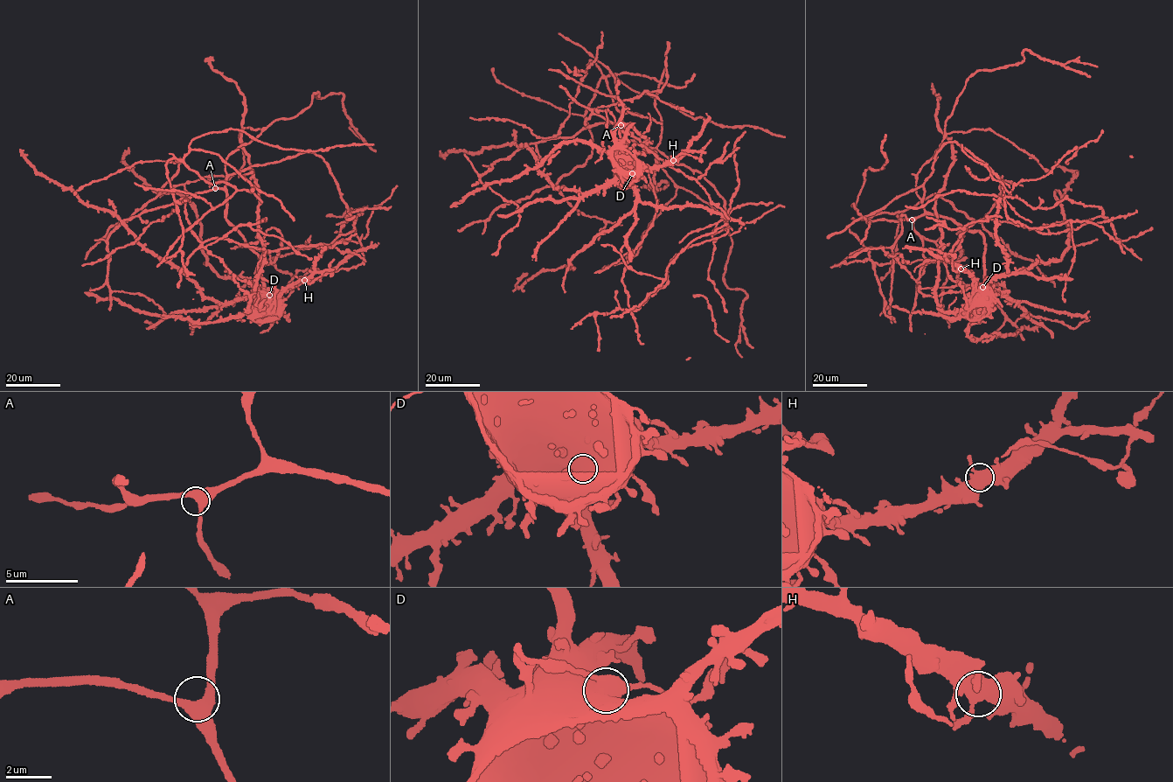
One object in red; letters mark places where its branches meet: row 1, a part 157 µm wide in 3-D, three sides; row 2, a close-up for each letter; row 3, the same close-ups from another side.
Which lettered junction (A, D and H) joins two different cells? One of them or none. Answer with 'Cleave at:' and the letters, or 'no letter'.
Cleave at: no letter

